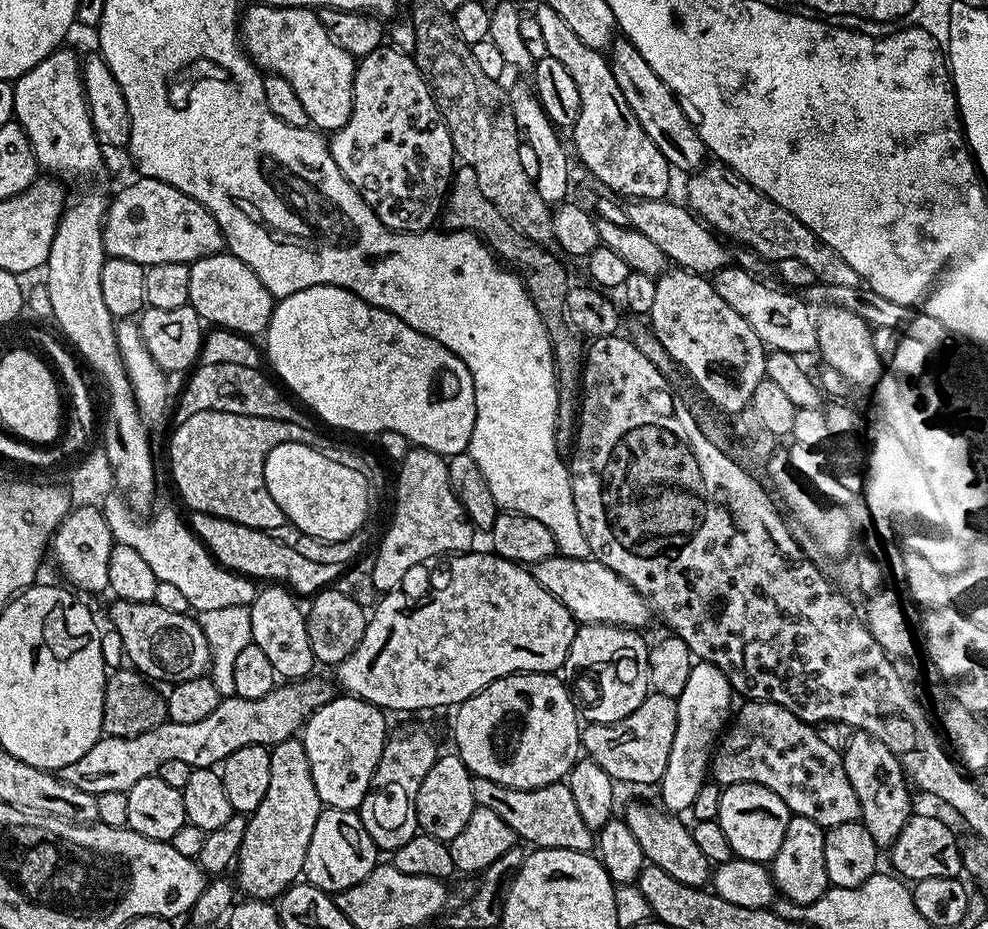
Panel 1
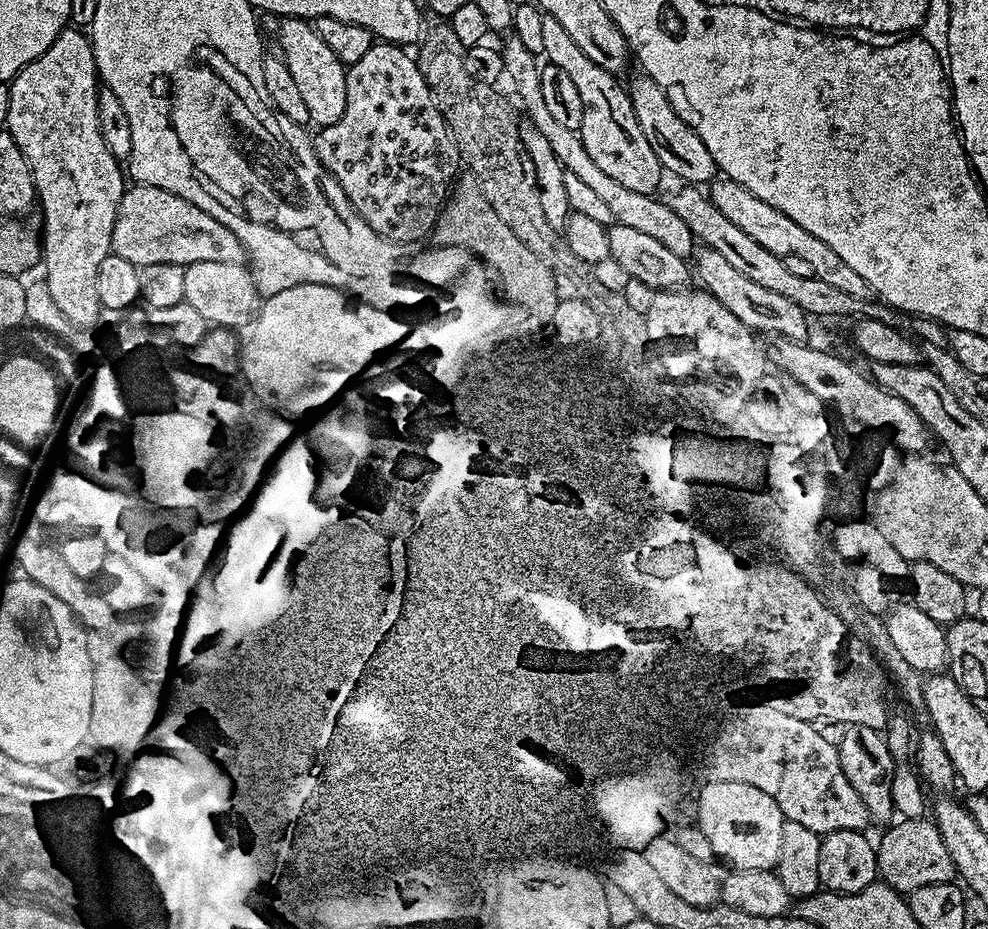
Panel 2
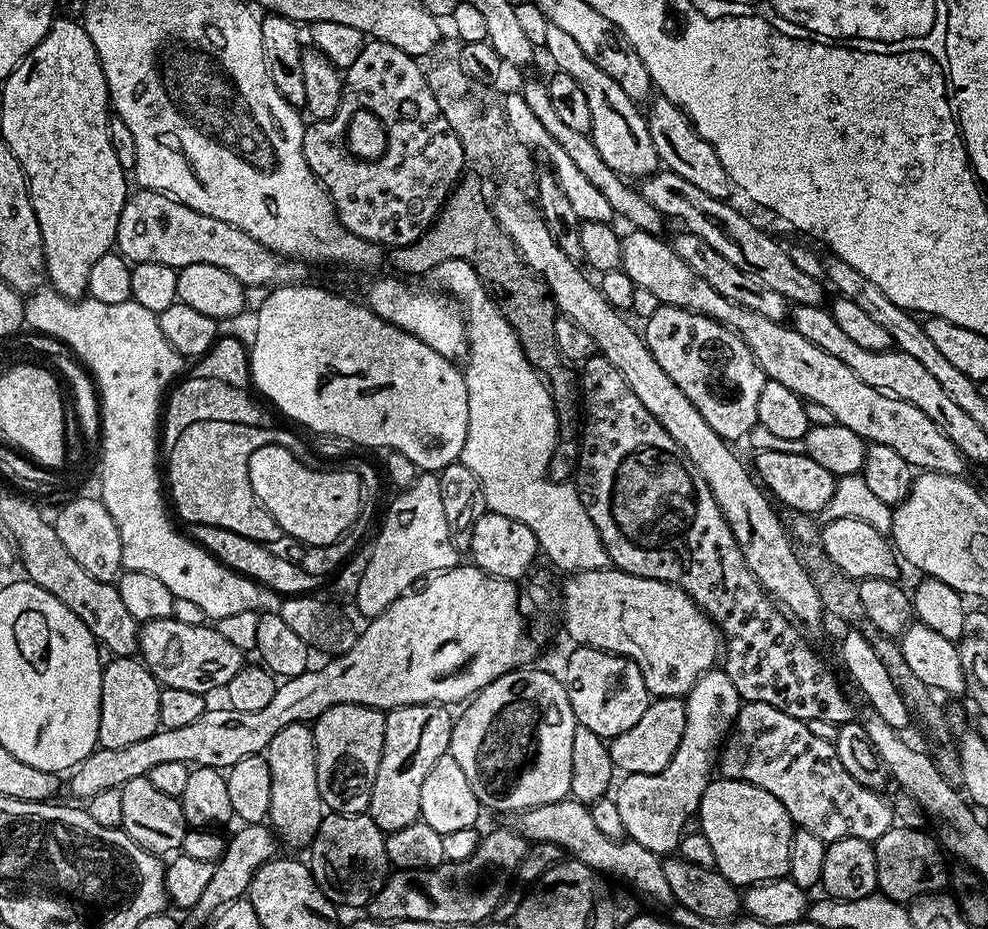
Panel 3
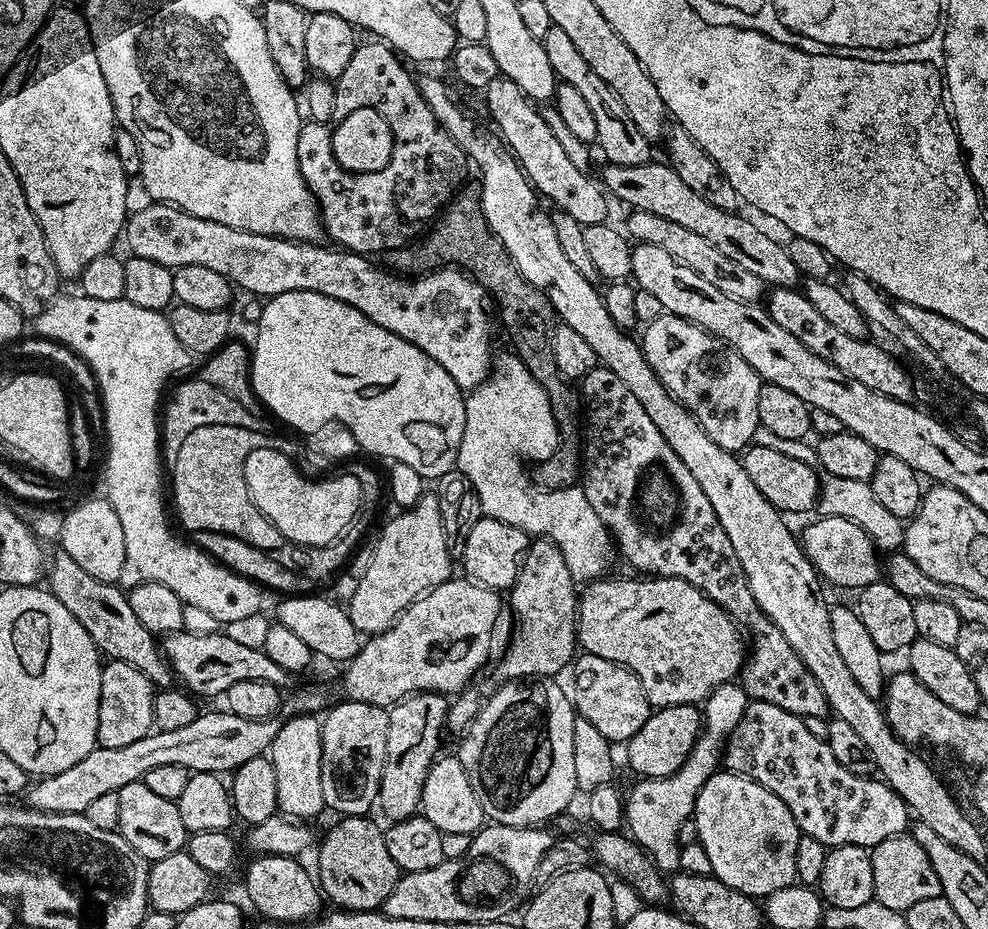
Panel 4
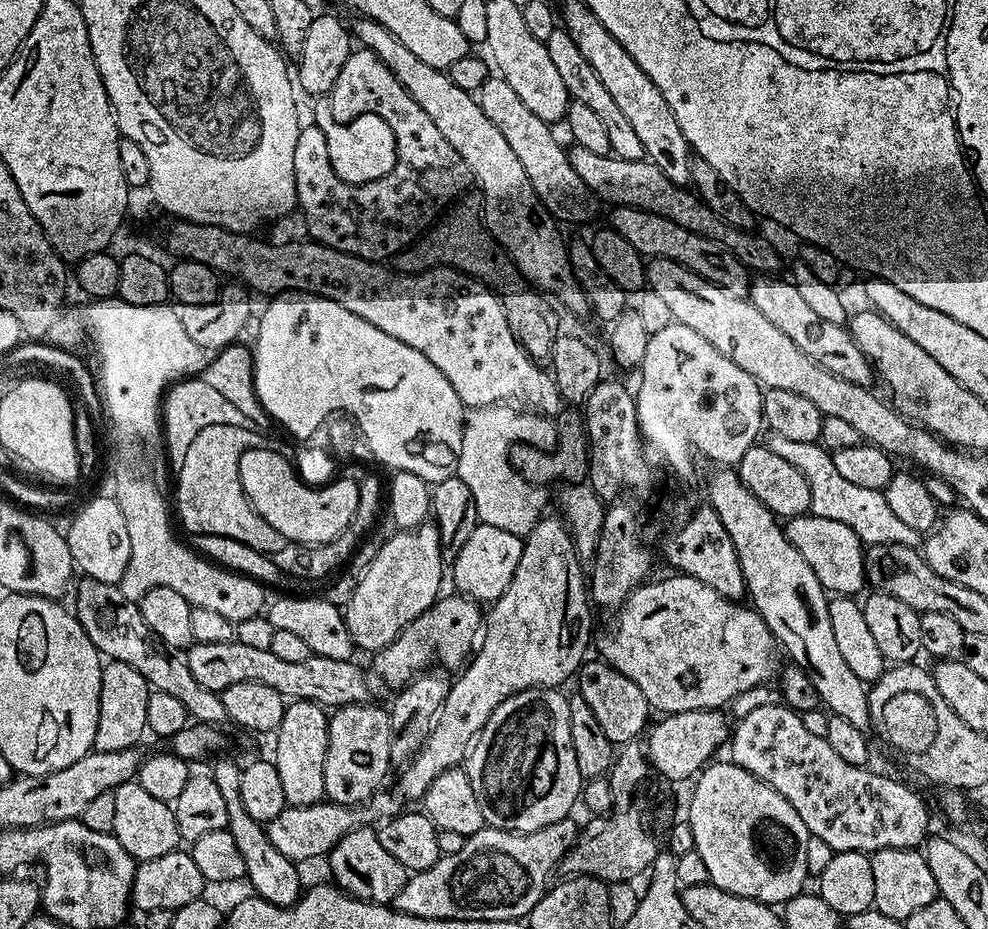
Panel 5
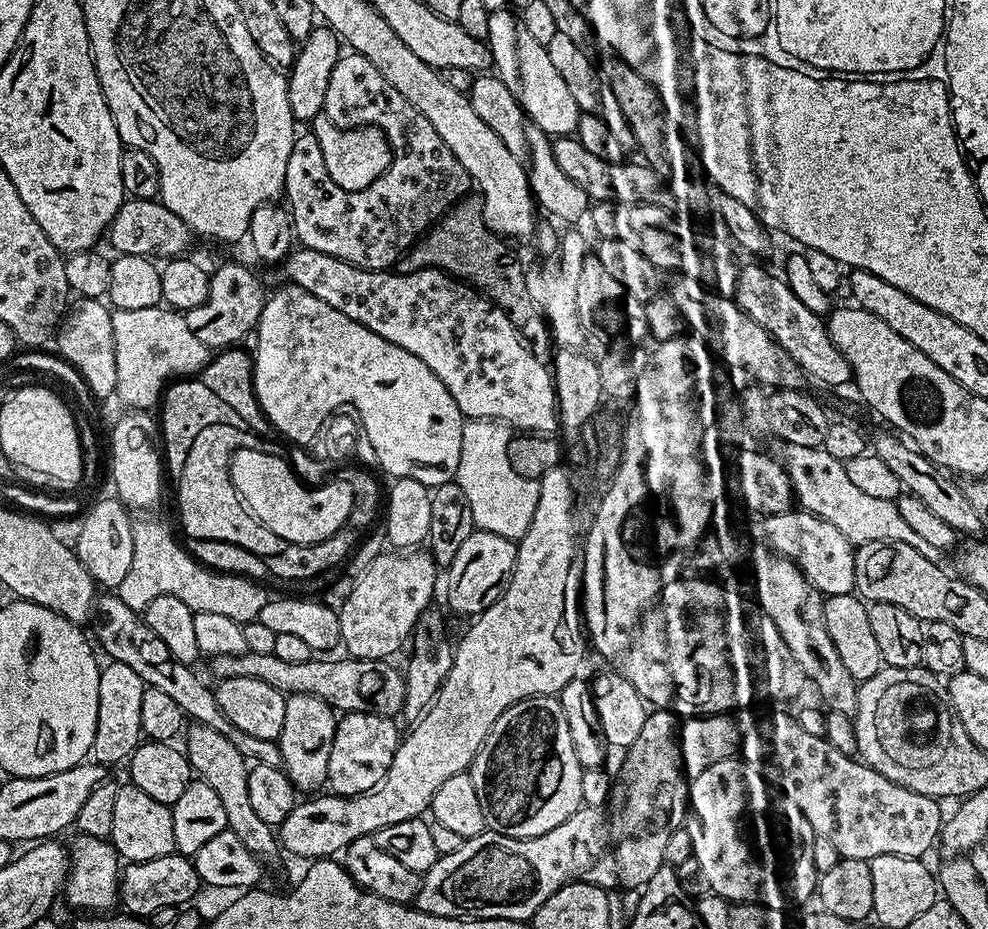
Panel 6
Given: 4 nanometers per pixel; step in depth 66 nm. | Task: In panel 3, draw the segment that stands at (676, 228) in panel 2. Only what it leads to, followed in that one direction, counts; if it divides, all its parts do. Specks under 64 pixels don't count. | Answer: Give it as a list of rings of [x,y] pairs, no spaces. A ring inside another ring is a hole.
[[[528,80],[522,87],[522,93],[526,100],[526,105],[530,106],[531,113],[535,115],[546,126],[547,133],[566,150],[567,157],[578,166],[578,171],[610,202],[617,217],[625,216],[629,220],[631,227],[638,232],[650,232],[653,234],[663,233],[665,217],[660,215],[658,210],[654,210],[654,206],[650,206],[650,202],[646,202],[633,187],[628,188],[629,181],[625,177],[619,176],[614,170],[610,170],[610,166],[606,166],[606,162],[602,162],[602,154],[598,154],[598,150],[594,146],[591,135],[586,132],[579,132],[566,126],[558,118],[558,113],[554,111],[553,104],[550,103],[550,94],[548,93],[547,83],[536,80]]]

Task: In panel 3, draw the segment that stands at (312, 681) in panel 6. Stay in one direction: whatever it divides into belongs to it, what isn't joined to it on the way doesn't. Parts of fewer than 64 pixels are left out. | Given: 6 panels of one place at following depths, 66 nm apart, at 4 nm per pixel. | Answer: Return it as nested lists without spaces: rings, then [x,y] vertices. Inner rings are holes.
[[[169,618],[143,621],[139,629],[139,659],[163,687],[211,694],[215,688],[227,689],[230,678],[246,667],[246,652],[224,637],[219,627],[207,623],[191,625]]]

